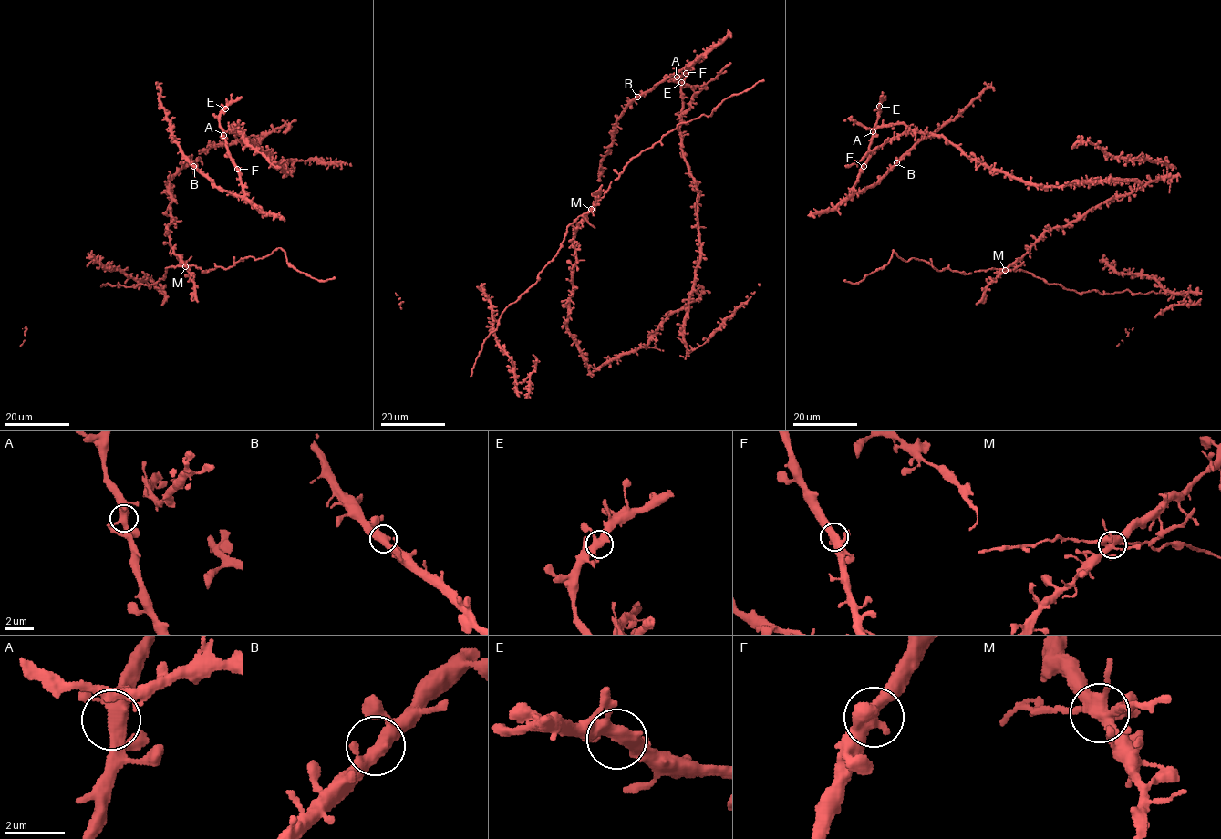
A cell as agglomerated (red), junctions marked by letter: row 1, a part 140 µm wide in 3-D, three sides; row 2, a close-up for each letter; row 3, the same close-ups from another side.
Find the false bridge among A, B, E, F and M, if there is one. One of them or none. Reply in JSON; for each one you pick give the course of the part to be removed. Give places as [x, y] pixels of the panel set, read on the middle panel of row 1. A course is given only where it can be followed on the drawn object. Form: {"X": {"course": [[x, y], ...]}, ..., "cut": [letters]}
{"cut": ["M"]}

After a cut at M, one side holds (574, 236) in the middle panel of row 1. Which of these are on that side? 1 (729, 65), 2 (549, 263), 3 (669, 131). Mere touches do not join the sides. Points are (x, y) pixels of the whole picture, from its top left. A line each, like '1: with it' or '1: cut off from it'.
1: with it
2: cut off from it
3: cut off from it

